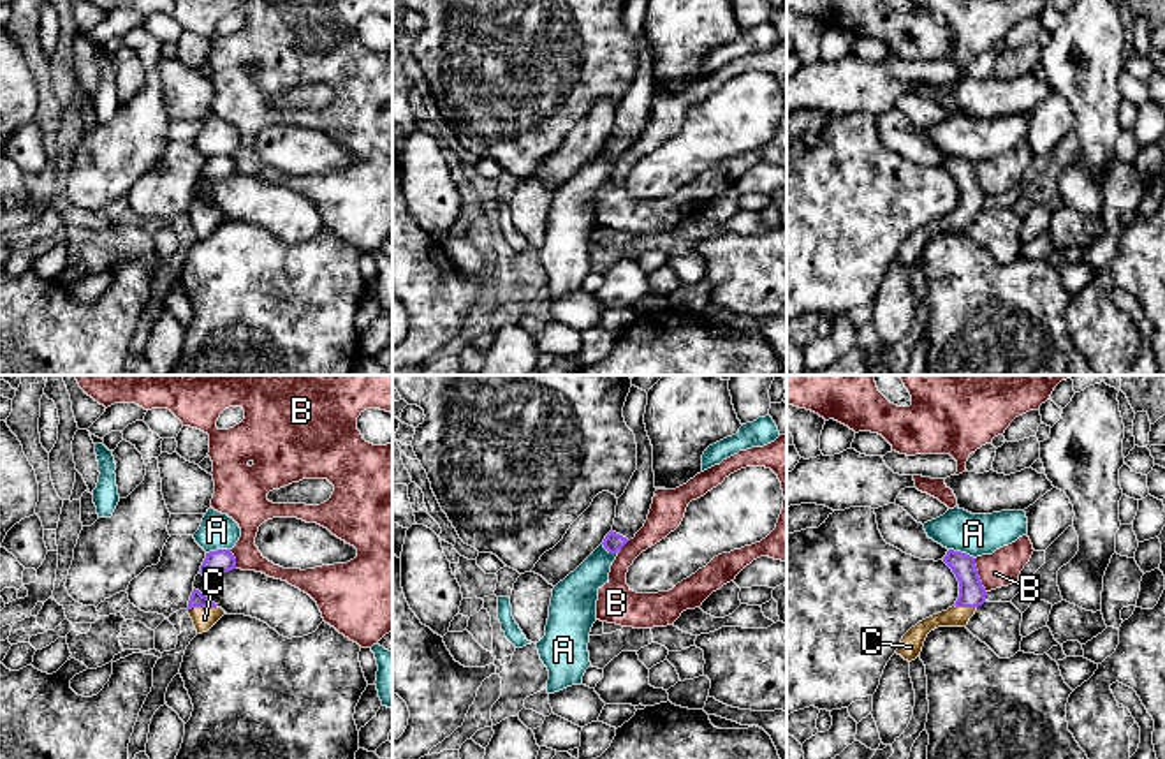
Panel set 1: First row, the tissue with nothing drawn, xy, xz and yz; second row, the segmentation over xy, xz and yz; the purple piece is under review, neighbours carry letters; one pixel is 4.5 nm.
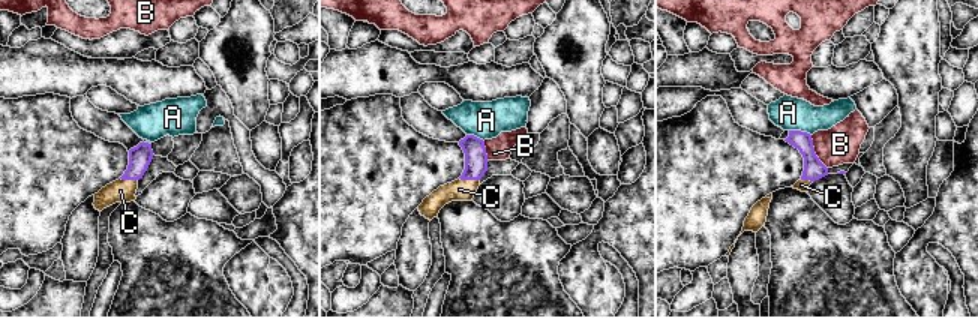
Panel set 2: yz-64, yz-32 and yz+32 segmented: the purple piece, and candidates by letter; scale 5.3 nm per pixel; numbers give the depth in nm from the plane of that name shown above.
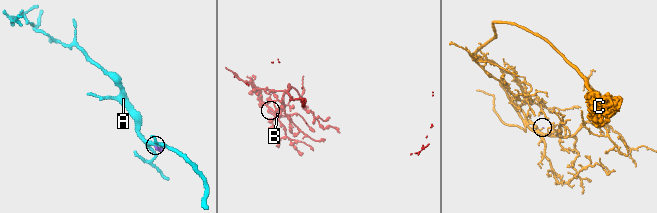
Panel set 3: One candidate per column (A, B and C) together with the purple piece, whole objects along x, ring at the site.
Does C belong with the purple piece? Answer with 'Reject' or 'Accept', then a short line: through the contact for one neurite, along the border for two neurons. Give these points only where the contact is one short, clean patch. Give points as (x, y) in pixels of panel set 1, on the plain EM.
Accept

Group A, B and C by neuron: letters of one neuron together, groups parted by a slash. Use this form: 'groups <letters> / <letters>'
groups A / B / C

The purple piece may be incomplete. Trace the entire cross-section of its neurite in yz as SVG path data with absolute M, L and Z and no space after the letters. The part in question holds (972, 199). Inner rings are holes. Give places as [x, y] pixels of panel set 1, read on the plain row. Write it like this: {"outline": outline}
{"outline": "M949 155L943 167L959 187L959 203L952 213L919 227L903 241L896 259L908 268L920 261L931 236L938 232L966 232L977 213L985 208L987 197L982 192L973 162Z"}

